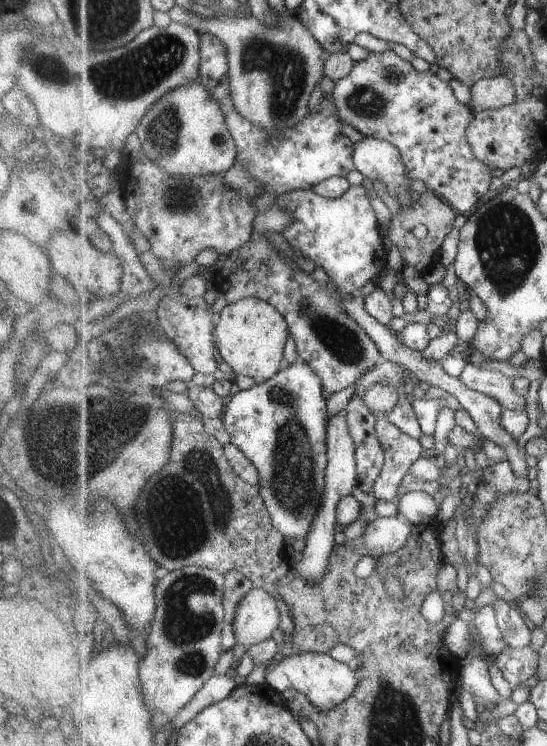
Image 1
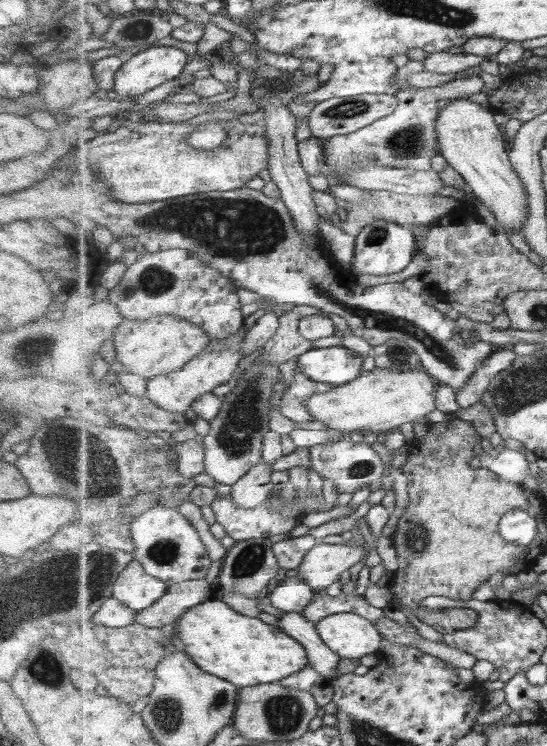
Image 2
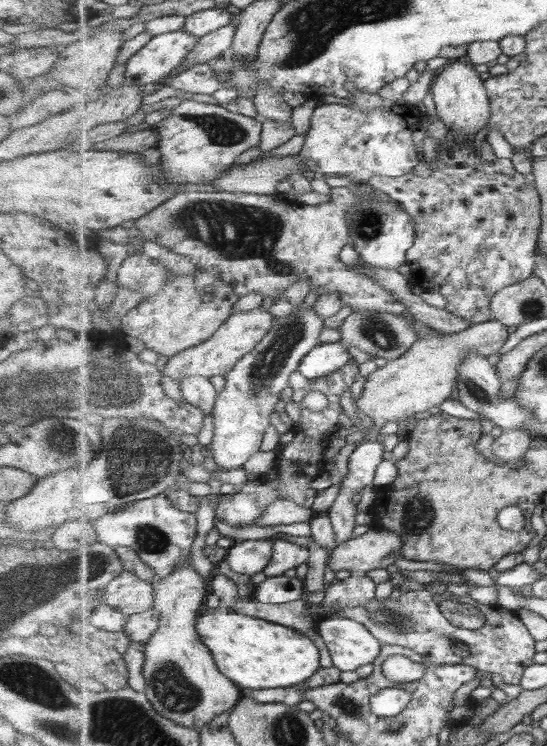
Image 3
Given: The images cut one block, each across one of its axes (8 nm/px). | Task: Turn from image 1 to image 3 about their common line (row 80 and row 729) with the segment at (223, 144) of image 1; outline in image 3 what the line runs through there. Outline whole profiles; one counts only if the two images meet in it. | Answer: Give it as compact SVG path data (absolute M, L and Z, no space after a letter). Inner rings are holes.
M189 555L187 565L179 567L173 575L169 575L159 582L153 582L156 590L154 607L161 613L161 622L157 632L145 645L146 662L144 663L143 674L148 682L145 694L159 714L162 714L165 718L170 718L173 722L178 722L181 726L200 730L211 724L220 714L231 712L242 701L245 690L242 690L233 680L227 678L223 672L219 672L214 656L197 630L197 617L201 608L203 608L205 595L207 596L210 591L209 579L201 578L195 572L195 568L191 566L190 561L191 555Z

